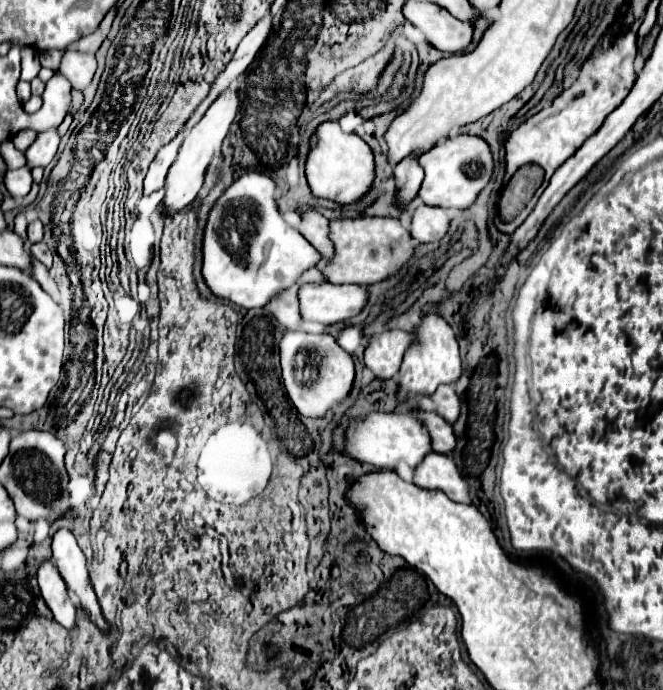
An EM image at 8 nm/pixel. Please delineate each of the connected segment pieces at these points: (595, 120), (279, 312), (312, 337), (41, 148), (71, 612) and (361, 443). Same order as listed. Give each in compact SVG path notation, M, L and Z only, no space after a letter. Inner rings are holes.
M619 11L619 19L605 31L599 47L583 63L575 83L565 89L551 107L539 111L517 129L505 137L505 177L511 177L521 165L537 163L545 169L545 183L553 171L563 165L605 121L605 117L615 111L623 99L629 95L635 83L633 61L637 57L637 33L619 27L625 11Z
M297 285L291 289L285 289L279 293L279 297L273 297L265 309L283 325L289 329L297 329L301 323L299 315L299 303L297 303Z
M289 331L279 341L279 357L285 391L301 415L323 417L331 405L349 395L355 377L353 359L329 333Z
M49 129L37 135L37 141L25 151L25 159L27 159L27 167L35 169L35 167L47 167L55 153L57 153L57 145L59 145L59 135L57 129Z
M45 559L39 565L37 579L39 579L41 595L53 613L53 619L57 623L61 623L63 627L73 629L75 627L75 605L73 605L73 599L69 597L63 577L59 575L59 571L51 559Z
M407 409L393 413L371 411L363 417L355 417L345 431L345 455L359 463L375 465L379 469L395 469L395 465L401 461L415 467L423 461L427 453L431 453L427 429Z

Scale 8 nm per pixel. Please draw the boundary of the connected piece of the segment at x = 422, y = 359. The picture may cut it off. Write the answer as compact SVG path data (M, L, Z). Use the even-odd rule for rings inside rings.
M425 313L421 325L411 331L413 341L401 363L401 381L399 381L399 399L411 395L429 395L443 383L455 383L463 373L463 363L459 355L459 345L451 325L437 313Z

